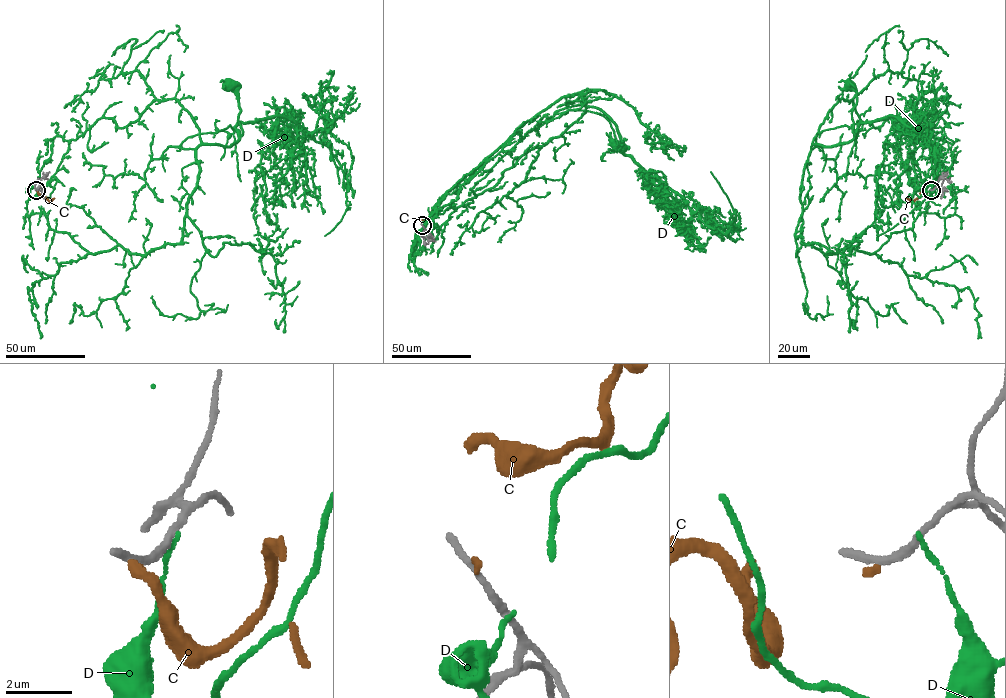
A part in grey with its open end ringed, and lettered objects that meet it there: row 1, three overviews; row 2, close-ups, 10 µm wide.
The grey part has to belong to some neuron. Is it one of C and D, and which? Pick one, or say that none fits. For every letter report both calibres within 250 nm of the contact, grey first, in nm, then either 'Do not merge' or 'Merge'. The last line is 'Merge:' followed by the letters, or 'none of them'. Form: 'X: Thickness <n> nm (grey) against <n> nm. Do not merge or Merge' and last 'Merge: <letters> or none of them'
C: Thickness 200 nm (grey) against 170 nm. Merge
D: Thickness 240 nm (grey) against 140 nm. Do not merge
Merge: C

